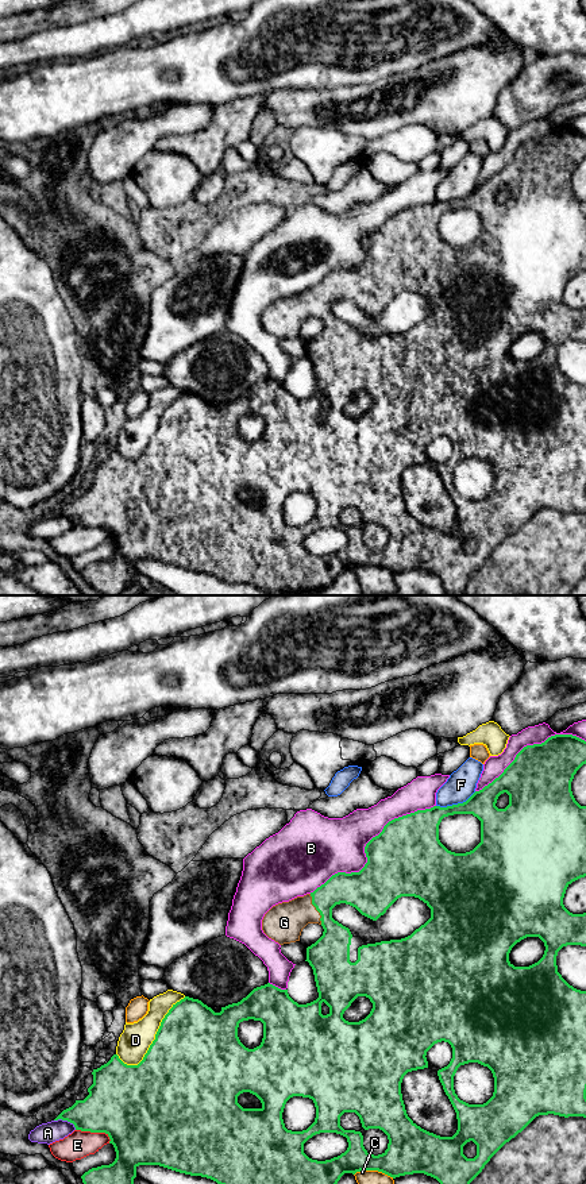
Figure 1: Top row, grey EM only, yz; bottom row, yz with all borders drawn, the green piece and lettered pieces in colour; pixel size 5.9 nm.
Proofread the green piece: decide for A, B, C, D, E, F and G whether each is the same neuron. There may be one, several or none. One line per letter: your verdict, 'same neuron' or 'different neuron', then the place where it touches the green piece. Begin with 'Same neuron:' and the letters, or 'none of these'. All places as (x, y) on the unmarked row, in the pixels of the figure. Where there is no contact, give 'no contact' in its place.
Same neuron: G
A: different neuron; meets green in yz at (66, 515)
B: different neuron; meets green in yz at (365, 242)
C: different neuron; meets green in yz at (374, 564)
D: different neuron; meets green in yz at (155, 434)
E: different neuron; meets green in yz at (93, 527)
F: different neuron; meets green in yz at (455, 200)
G: same neuron; meets green in yz at (316, 304)

